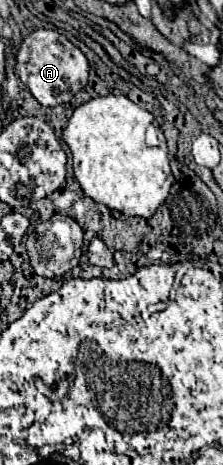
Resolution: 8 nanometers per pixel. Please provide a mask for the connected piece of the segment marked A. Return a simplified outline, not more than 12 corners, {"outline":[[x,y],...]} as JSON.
{"outline":[[39,28],[17,52],[17,74],[41,106],[85,84],[85,54]]}

